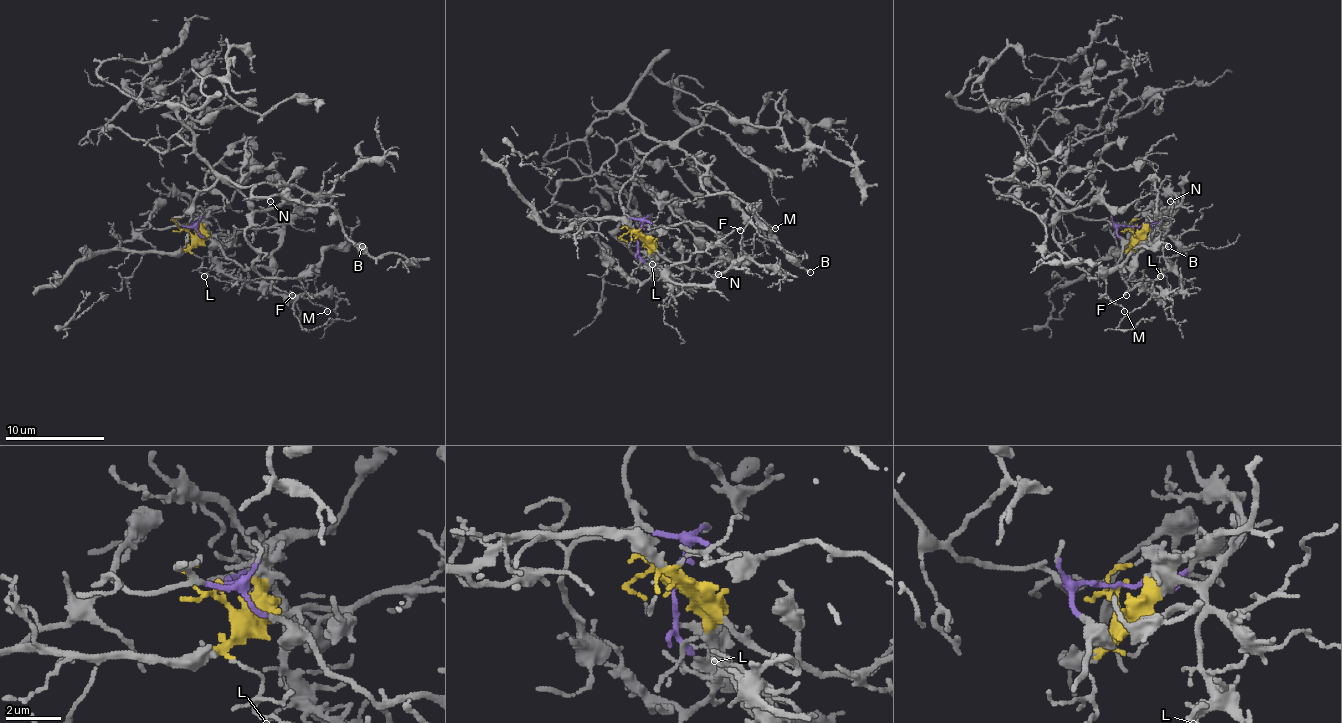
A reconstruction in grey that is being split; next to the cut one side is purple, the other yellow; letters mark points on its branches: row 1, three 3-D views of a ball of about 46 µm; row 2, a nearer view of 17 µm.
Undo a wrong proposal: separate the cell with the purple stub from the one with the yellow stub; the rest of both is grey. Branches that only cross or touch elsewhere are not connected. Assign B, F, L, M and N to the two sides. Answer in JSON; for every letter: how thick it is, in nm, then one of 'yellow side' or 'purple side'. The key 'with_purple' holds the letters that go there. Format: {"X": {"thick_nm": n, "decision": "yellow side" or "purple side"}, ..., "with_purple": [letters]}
{"B": {"thick_nm": 150, "decision": "purple side"}, "F": {"thick_nm": 130, "decision": "yellow side"}, "L": {"thick_nm": 110, "decision": "yellow side"}, "M": {"thick_nm": 90, "decision": "purple side"}, "N": {"thick_nm": 130, "decision": "yellow side"}, "with_purple": ["B", "M"]}

